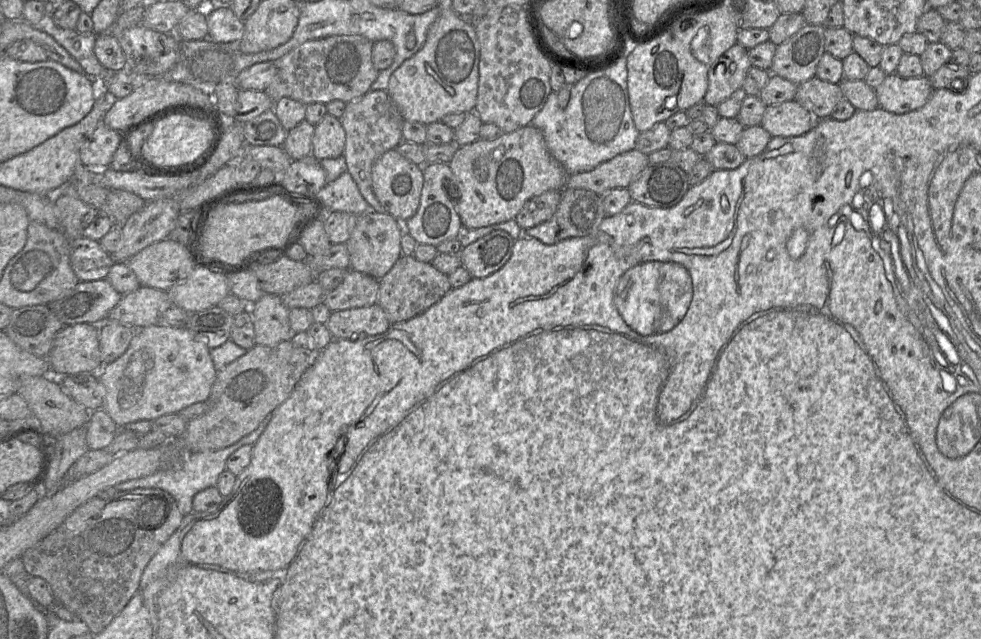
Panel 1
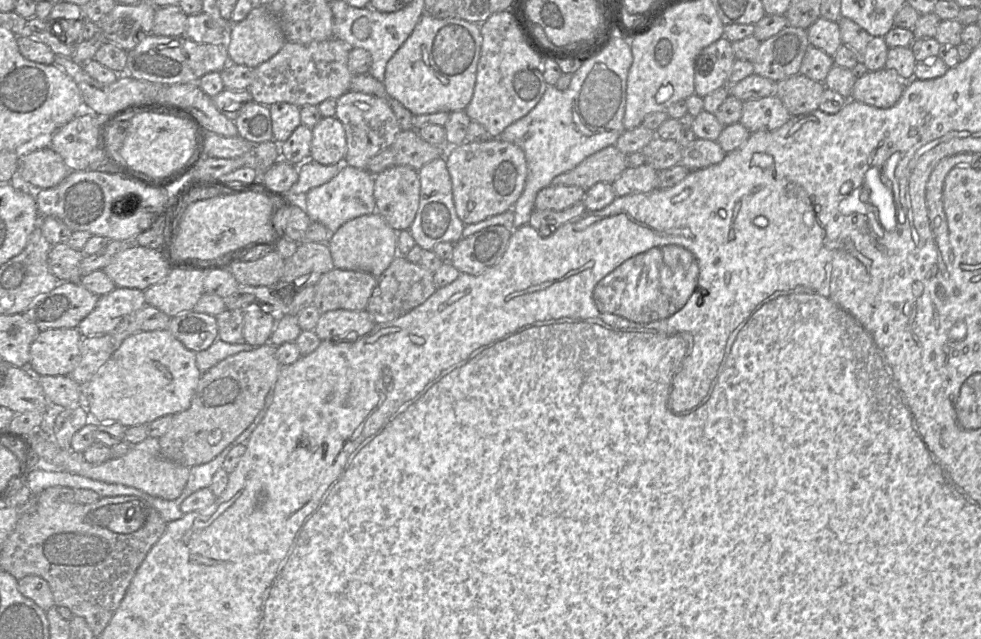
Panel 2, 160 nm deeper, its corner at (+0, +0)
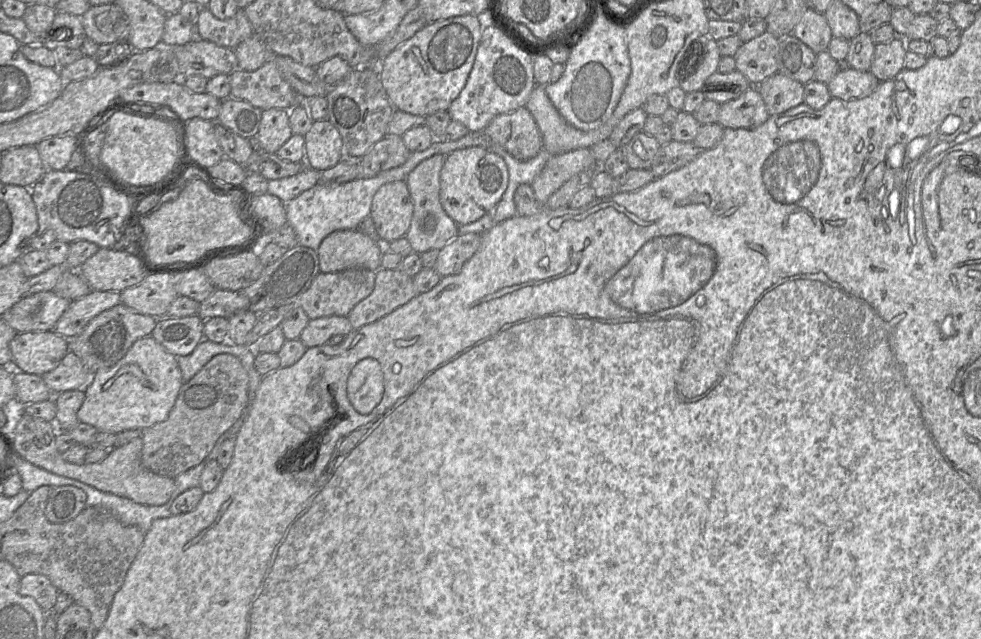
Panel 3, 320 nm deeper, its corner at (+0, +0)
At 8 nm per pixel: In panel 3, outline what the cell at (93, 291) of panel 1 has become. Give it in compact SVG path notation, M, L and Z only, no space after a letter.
M53 291L24 296L1 318L17 333L53 330L71 301Z

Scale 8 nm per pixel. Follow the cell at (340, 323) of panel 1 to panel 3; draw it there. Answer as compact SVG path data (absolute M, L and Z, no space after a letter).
M325 316L310 319L299 339L307 348L315 347L327 343L335 335L347 336L352 330L347 316Z

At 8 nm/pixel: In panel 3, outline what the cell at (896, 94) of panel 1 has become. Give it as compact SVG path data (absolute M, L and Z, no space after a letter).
M841 67L827 87L832 98L850 100L870 95L879 83L870 71Z

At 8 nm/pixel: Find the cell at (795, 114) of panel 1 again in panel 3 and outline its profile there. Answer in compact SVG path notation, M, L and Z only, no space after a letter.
M751 85L739 97L720 104L716 123L724 129L755 128L769 116L759 91Z

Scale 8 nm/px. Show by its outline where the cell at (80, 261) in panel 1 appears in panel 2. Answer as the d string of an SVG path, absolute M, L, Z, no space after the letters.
M59 243L52 246L49 252L49 269L60 282L79 282L80 262L83 256L82 251L74 250L66 243Z

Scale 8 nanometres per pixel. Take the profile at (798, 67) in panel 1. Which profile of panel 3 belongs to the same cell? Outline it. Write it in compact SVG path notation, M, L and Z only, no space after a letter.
M769 32L741 44L735 53L736 70L742 73L752 86L757 86L767 77L778 72L778 38Z

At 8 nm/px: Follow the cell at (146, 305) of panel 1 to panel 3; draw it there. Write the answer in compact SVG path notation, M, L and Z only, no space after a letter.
M92 290L87 295L70 302L53 330L67 339L74 338L93 318L120 303L120 292Z

